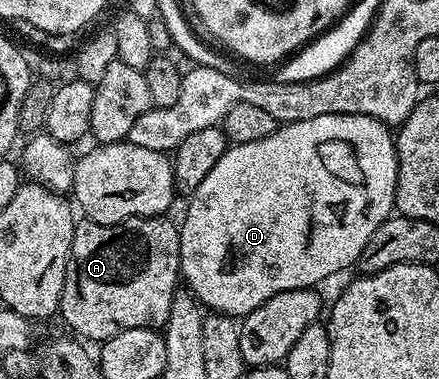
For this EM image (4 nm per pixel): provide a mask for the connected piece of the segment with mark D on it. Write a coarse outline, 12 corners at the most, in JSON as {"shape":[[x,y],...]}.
{"shape":[[322,114],[232,144],[180,274],[248,316],[351,269],[393,215],[396,142]]}

